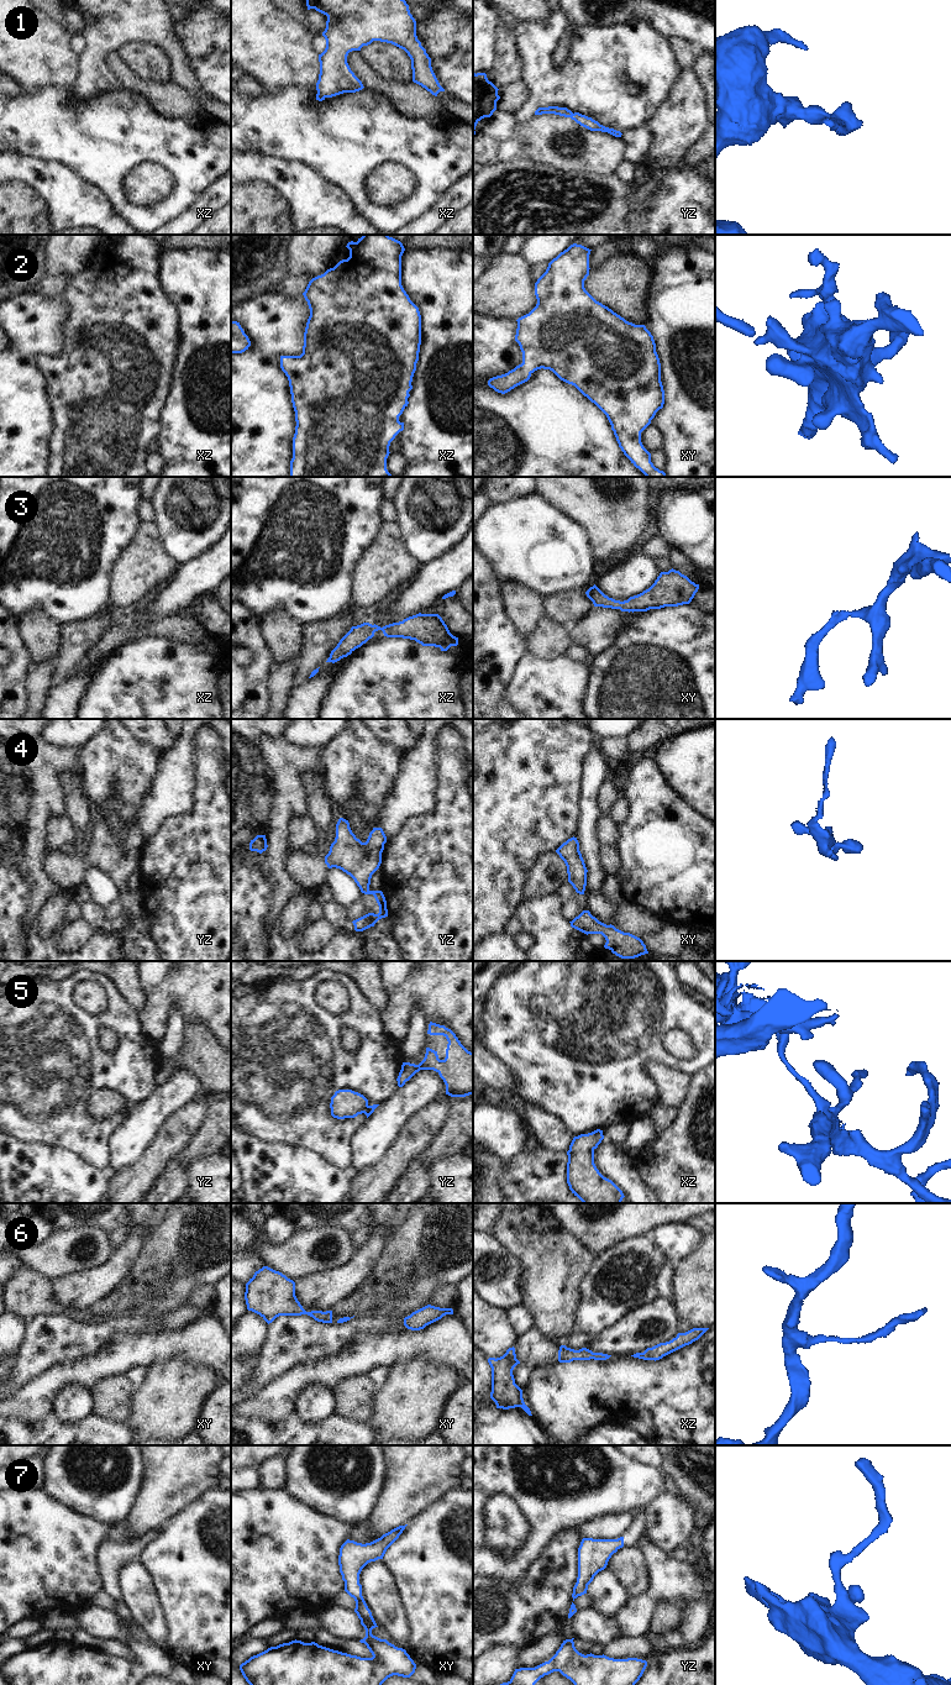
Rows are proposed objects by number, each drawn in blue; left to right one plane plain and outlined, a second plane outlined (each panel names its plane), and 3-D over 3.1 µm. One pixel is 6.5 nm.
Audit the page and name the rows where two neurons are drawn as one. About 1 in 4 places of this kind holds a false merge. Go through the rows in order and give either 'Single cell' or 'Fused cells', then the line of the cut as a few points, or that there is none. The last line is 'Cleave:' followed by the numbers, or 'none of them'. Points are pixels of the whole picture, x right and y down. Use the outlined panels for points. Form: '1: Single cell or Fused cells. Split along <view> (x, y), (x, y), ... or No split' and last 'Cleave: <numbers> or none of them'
1: Single cell. No split
2: Single cell. No split
3: Single cell. No split
4: Single cell. No split
5: Single cell. No split
6: Single cell. No split
7: Single cell. No split
Cleave: none of them

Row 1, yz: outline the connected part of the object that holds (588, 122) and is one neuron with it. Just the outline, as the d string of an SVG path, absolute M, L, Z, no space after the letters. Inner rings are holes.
M548 106L548 107L538 107L535 111L535 115L542 115L542 114L555 114L555 115L559 115L559 116L564 116L564 117L571 117L577 124L579 124L580 126L583 126L590 131L608 132L615 137L621 137L621 135L622 135L620 131L616 131L614 128L609 128L609 127L600 125L598 121L593 120L592 117L588 117L579 112L573 114L567 107Z

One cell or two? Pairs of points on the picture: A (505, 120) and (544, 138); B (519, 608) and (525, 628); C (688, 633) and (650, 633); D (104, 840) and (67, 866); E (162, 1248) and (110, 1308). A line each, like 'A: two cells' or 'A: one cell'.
A: two cells
B: one cell
C: one cell
D: one cell
E: one cell

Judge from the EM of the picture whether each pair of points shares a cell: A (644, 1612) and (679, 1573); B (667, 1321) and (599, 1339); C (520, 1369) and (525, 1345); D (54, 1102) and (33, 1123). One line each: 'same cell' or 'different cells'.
A: same cell
B: same cell
C: different cells
D: same cell

